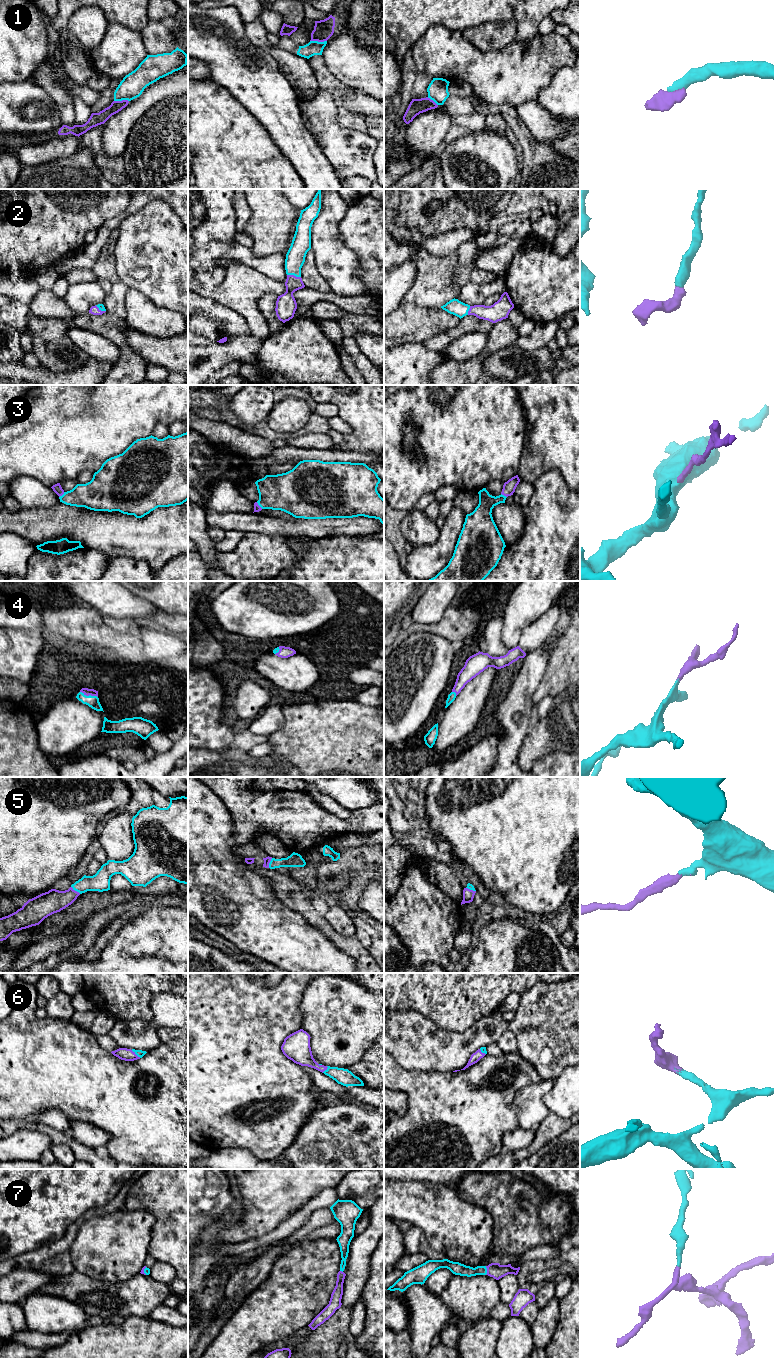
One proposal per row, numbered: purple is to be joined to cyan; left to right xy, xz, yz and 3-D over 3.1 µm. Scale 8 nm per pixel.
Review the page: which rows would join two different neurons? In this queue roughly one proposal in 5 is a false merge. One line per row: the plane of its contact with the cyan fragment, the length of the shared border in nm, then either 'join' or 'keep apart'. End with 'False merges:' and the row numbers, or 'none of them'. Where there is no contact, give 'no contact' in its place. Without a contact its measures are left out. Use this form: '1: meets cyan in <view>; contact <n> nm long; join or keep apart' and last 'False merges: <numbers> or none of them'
1: meets cyan in xz; contact 140 nm long; keep apart
2: meets cyan in xz; contact 110 nm long; join
3: meets cyan in xy; contact 60 nm long; join
4: meets cyan in xy; contact 150 nm long; join
5: meets cyan in xy; contact 100 nm long; join
6: meets cyan in xy; contact 100 nm long; join
7: meets cyan in yz; contact 70 nm long; join
False merges: 1

